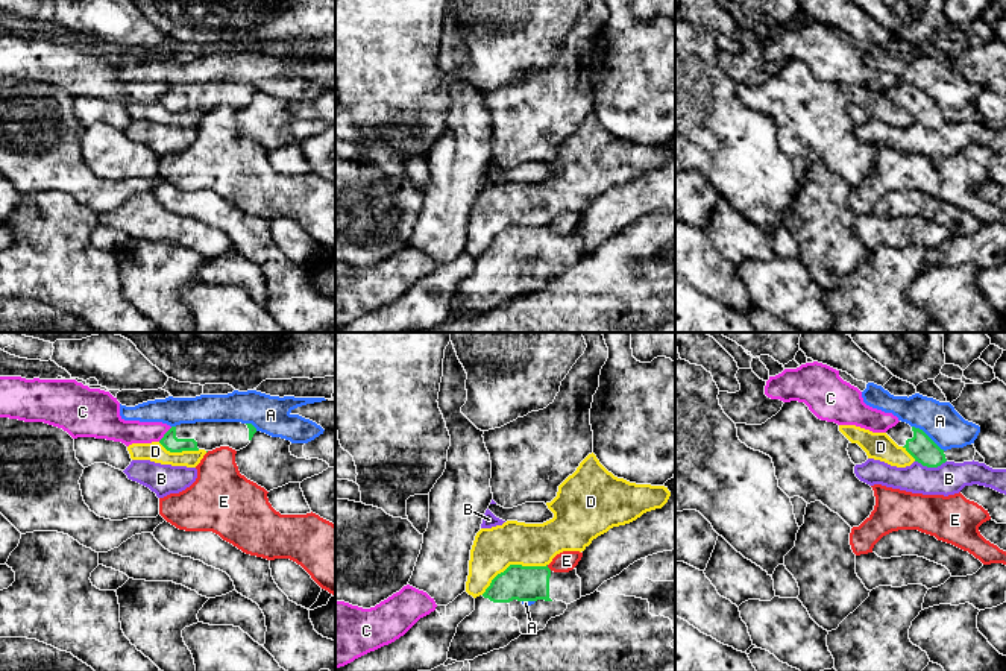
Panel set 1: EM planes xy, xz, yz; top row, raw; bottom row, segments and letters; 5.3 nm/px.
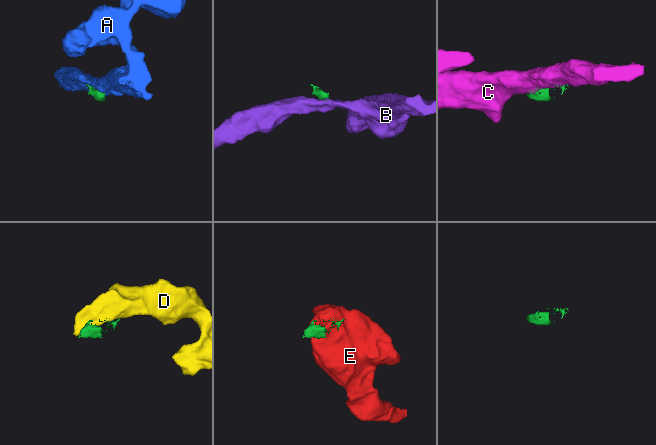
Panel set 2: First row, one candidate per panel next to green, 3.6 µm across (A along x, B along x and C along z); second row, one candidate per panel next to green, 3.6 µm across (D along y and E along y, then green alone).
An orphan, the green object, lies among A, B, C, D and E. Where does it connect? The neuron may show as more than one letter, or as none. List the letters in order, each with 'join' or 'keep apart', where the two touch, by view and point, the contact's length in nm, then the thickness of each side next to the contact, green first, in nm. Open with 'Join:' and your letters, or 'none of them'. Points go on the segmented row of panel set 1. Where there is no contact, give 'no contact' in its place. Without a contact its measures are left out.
Join: none of them
A: keep apart; meets green in yz at (927, 436); contact 220 nm long; 140 nm thick on the green side, 200 nm on the other
B: keep apart; meets green in yz at (930, 466); contact 170 nm long; 140 nm thick on the green side, 170 nm on the other
C: keep apart; meets green in xy at (164, 434); contact 110 nm long; 90 nm thick on the green side, 130 nm on the other
D: keep apart; meets green in xz at (512, 565); contact 380 nm long; 190 nm thick on the green side, 240 nm on the other
E: keep apart; meets green in xz at (548, 568); contact 40 nm long; 190 nm thick on the green side, 110 nm on the other

